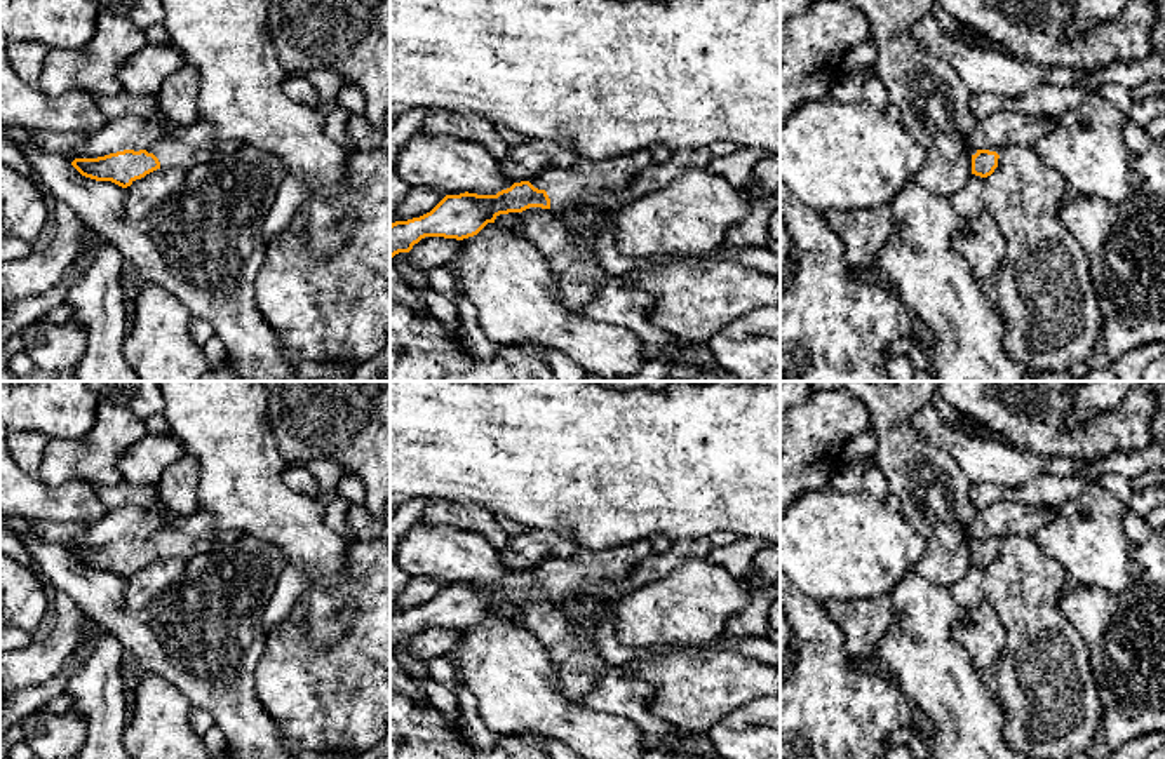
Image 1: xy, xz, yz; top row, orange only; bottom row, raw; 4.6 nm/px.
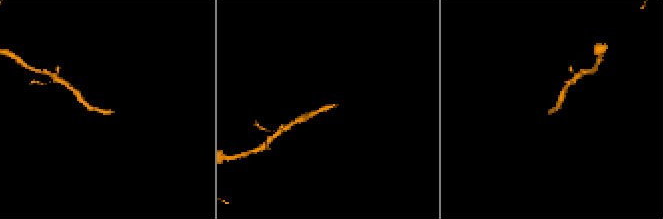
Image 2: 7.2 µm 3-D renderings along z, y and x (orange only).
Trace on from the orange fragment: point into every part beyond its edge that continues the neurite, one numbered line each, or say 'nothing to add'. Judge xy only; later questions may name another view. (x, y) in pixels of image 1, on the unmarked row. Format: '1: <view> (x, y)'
1: xy (185, 537)

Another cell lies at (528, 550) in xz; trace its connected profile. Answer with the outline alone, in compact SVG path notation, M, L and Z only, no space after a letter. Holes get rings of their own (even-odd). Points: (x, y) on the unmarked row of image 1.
M528 529L507 536L503 554L519 571L533 571L550 559L566 559L578 548L571 533Z

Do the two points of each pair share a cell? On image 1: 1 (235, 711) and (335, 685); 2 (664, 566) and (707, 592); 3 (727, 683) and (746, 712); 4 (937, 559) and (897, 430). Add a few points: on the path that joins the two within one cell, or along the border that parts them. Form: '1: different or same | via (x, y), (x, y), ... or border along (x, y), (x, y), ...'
1: different | border along (260, 662), (255, 672), (255, 695), (282, 738)
2: different | border along (704, 557), (688, 557), (680, 566), (634, 591)
3: different | border along (761, 697), (735, 707), (718, 721)
4: same | via (937, 528), (934, 491), (908, 462)

